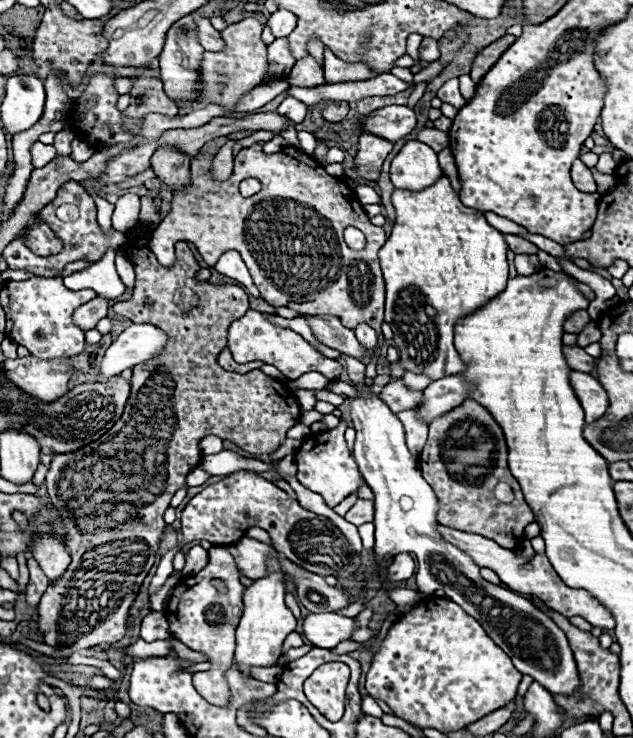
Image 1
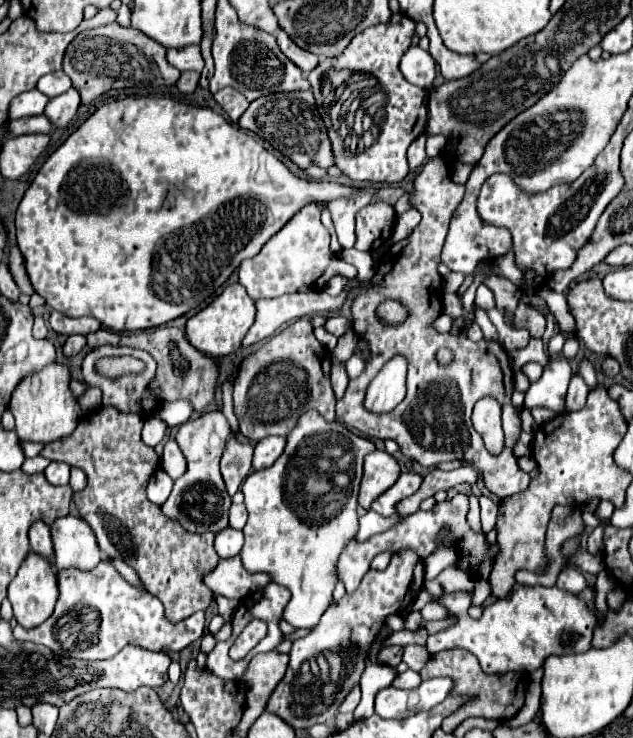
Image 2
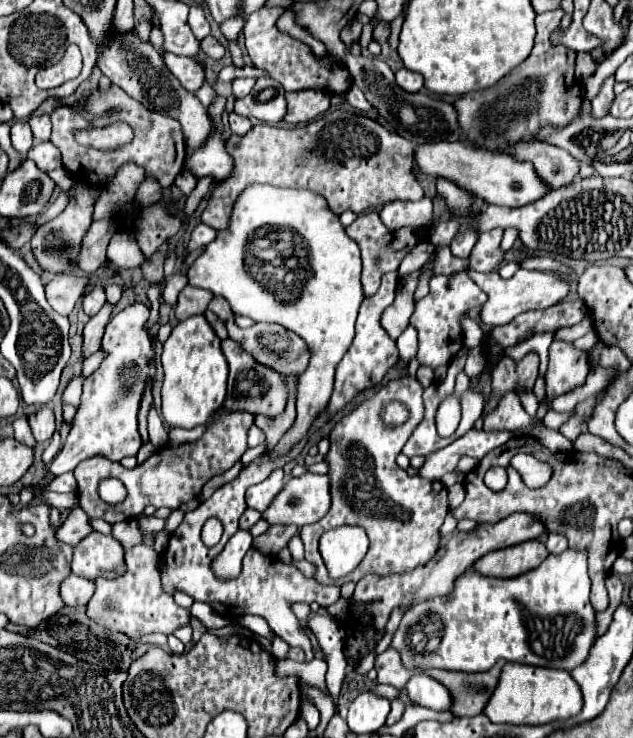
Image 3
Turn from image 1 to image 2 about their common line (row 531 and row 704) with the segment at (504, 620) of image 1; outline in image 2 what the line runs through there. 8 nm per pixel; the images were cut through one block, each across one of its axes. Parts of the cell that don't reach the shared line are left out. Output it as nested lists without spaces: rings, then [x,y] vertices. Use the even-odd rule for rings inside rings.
[[[434,678],[422,682],[414,690],[398,690],[388,686],[376,694],[376,714],[380,718],[408,718],[416,712],[430,710],[440,704],[452,688],[450,678]]]

